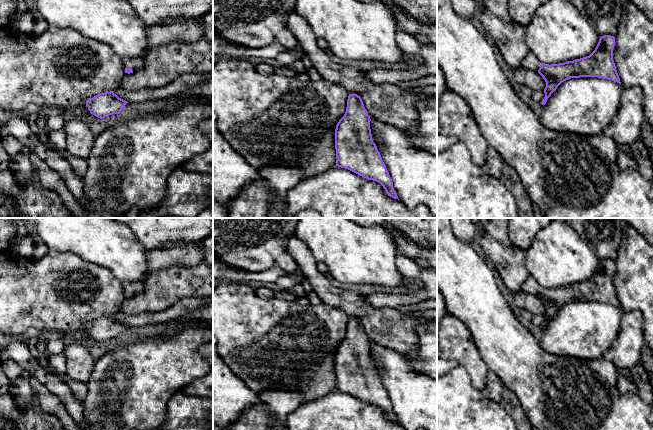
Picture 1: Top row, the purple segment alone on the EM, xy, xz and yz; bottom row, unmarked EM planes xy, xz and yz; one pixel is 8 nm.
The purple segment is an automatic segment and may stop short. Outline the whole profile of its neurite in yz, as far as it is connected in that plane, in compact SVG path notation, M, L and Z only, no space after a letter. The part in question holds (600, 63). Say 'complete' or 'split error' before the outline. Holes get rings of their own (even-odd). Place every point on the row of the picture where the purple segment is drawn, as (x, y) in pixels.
split error; M601 36L595 50L586 57L559 64L542 63L531 51L521 63L522 68L538 72L546 82L545 97L541 104L545 105L551 94L564 81L570 78L598 77L621 84L613 60L615 37Z

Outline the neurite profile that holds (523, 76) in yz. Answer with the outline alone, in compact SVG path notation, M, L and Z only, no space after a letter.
M518 68L512 69L515 81L520 85L528 86L532 91L544 90L546 82L543 77L530 69Z

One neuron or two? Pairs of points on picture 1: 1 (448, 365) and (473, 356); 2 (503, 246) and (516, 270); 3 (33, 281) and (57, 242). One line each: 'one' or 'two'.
1: two
2: one
3: two

